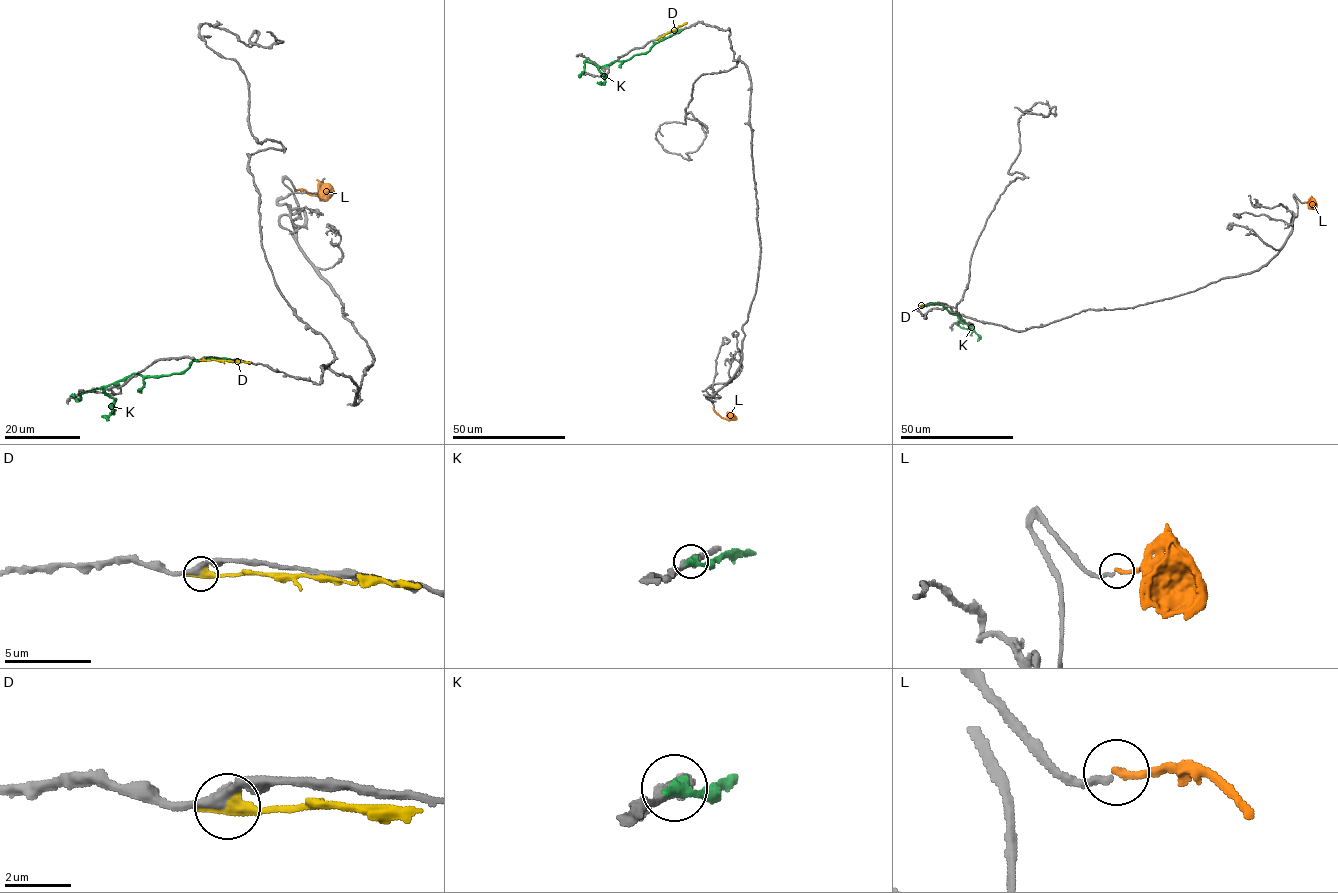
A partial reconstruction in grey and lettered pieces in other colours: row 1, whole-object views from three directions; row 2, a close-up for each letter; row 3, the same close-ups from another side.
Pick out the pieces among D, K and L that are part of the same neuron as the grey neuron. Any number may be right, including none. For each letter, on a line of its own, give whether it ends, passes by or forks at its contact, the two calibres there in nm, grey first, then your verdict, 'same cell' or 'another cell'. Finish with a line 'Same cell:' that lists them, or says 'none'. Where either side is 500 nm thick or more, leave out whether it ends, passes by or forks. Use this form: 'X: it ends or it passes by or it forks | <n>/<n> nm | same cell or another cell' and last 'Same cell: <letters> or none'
D: it passes by | 420/300 nm | another cell
K: it ends | 320/480 nm | another cell
L: it ends | 240/260 nm | same cell
Same cell: L

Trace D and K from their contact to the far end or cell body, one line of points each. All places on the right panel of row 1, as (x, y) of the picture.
D: (934, 304), (918, 306)
K: (926, 304), (941, 304), (951, 313), (956, 312), (963, 320), (957, 324), (961, 327), (968, 329), (973, 324)

